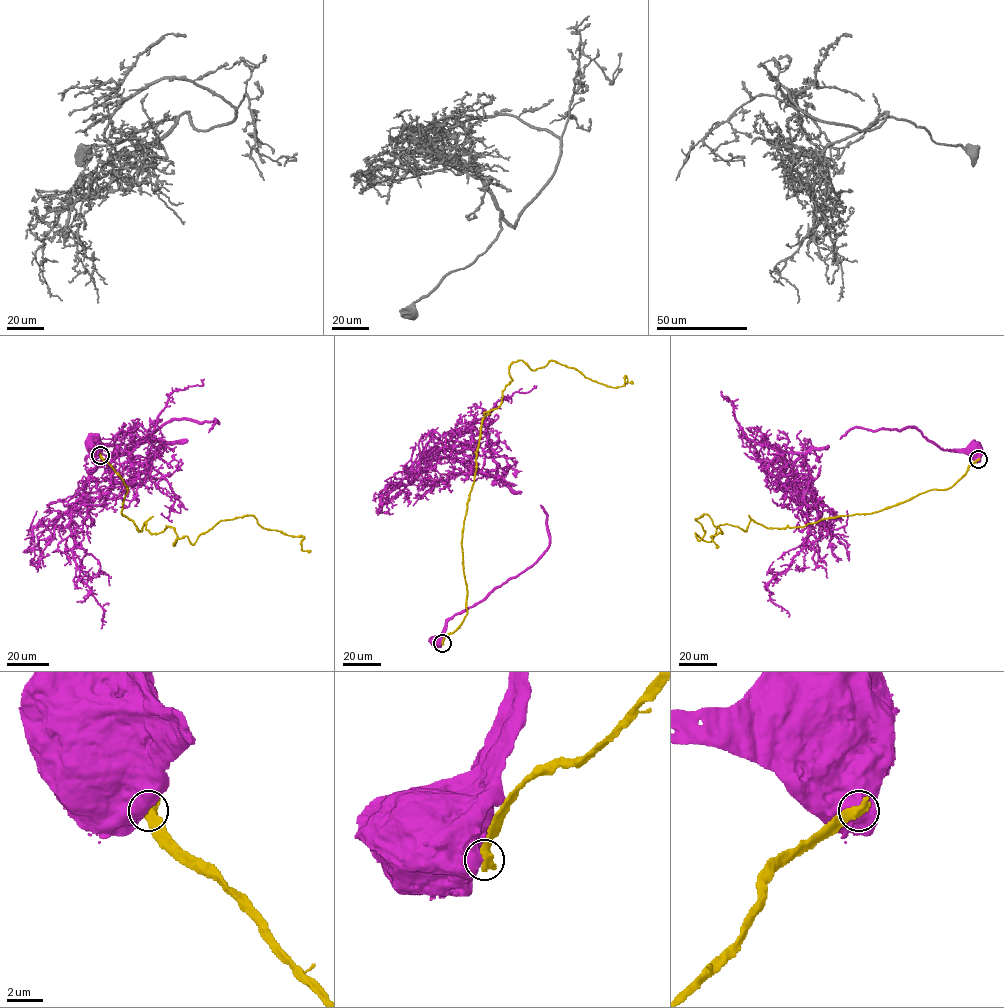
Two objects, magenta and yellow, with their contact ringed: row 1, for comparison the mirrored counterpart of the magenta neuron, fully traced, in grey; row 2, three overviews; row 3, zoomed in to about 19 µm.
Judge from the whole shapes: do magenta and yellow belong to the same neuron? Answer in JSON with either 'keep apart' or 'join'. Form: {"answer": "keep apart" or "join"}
{"answer": "keep apart"}

